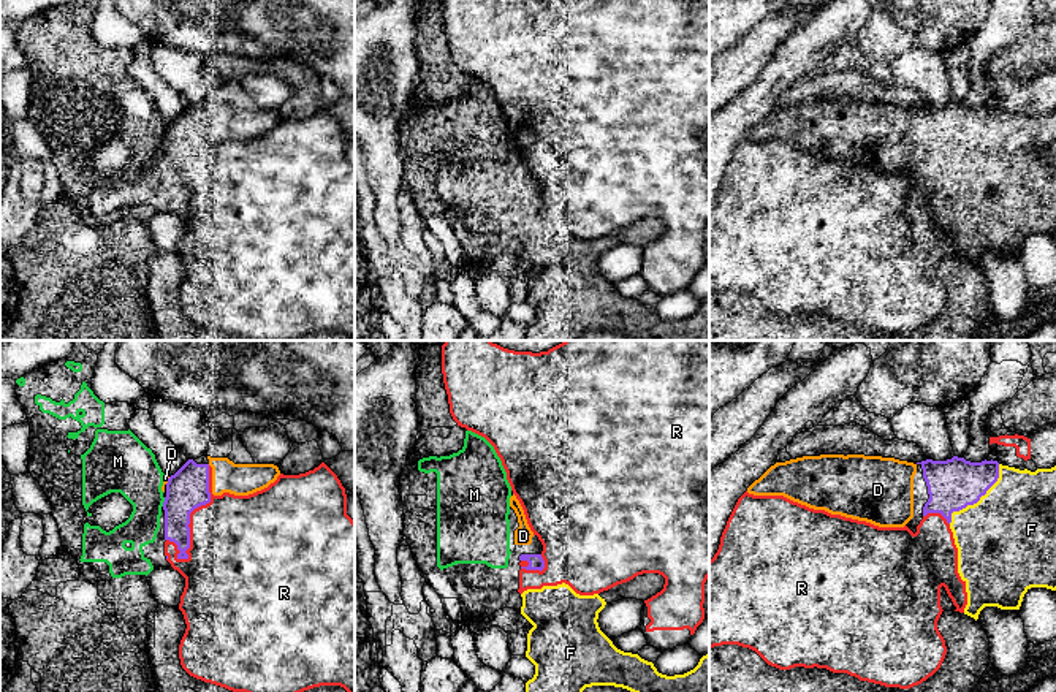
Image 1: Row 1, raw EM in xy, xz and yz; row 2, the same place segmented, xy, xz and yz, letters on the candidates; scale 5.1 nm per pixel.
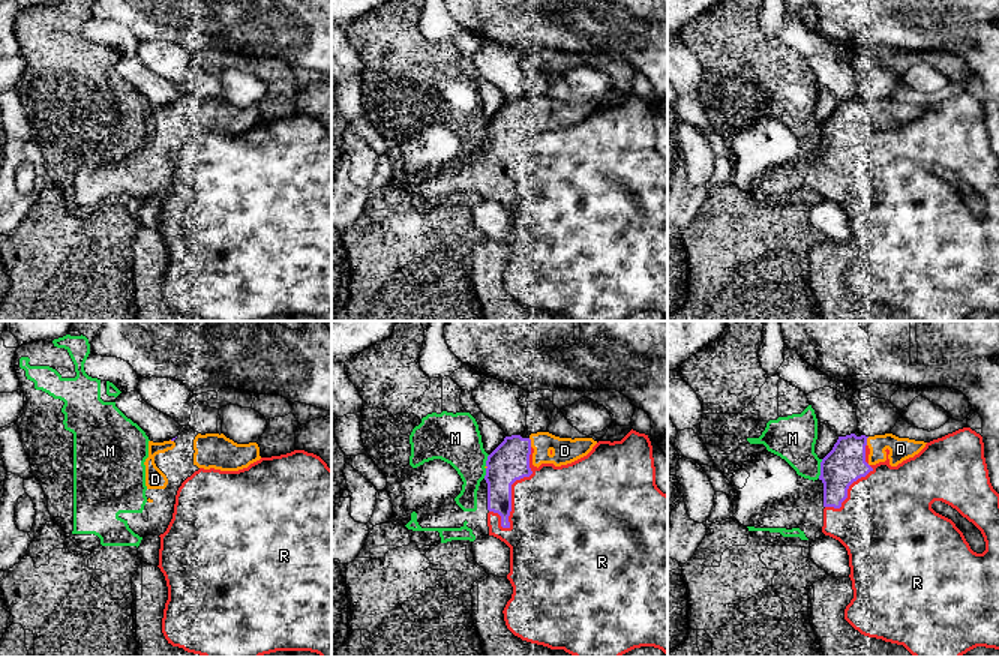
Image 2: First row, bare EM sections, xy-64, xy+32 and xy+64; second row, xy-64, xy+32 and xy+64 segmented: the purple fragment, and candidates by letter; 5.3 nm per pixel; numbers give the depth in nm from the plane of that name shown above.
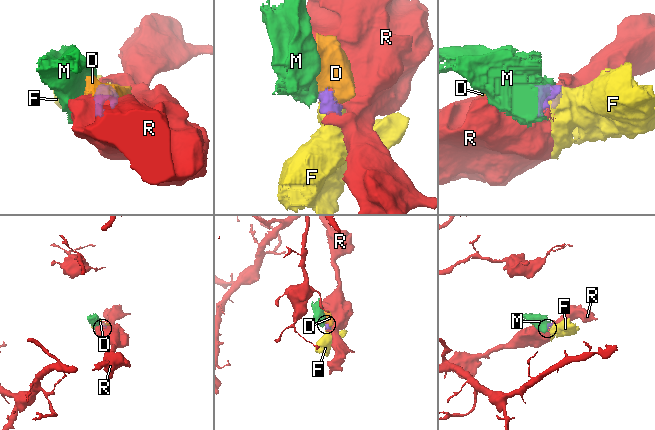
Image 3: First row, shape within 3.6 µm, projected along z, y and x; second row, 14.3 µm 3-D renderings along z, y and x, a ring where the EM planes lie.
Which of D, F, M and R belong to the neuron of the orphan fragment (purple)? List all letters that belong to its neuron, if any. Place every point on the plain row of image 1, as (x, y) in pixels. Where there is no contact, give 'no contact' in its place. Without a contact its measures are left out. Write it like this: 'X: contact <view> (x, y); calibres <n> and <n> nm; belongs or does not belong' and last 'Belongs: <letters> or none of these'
D: contact xy (168, 125); calibres 200 and 30 nm; belongs
F: contact yz (977, 146); calibres 260 and 480 nm; belongs
M: contact xy (163, 148); calibres 200 and 280 nm; does not belong
R: contact xy (190, 157); calibres 200 and 440 nm; does not belong
Belongs: D, F

